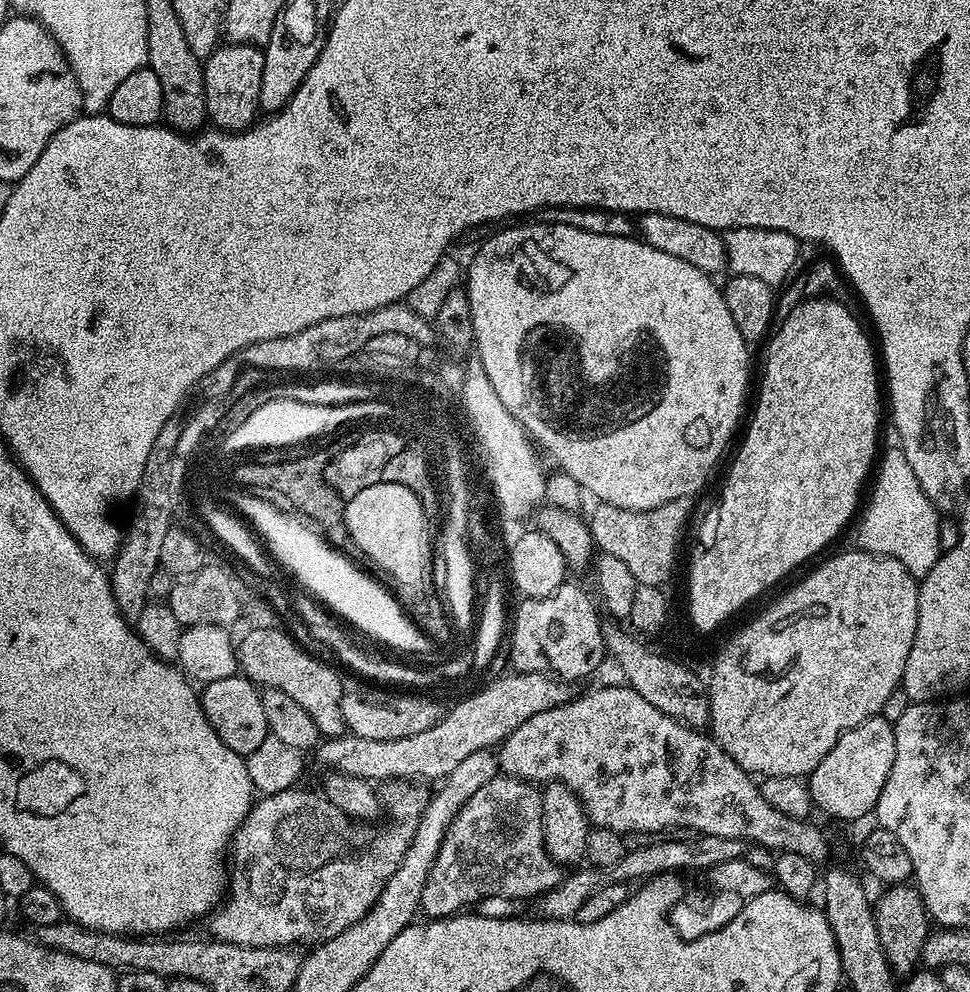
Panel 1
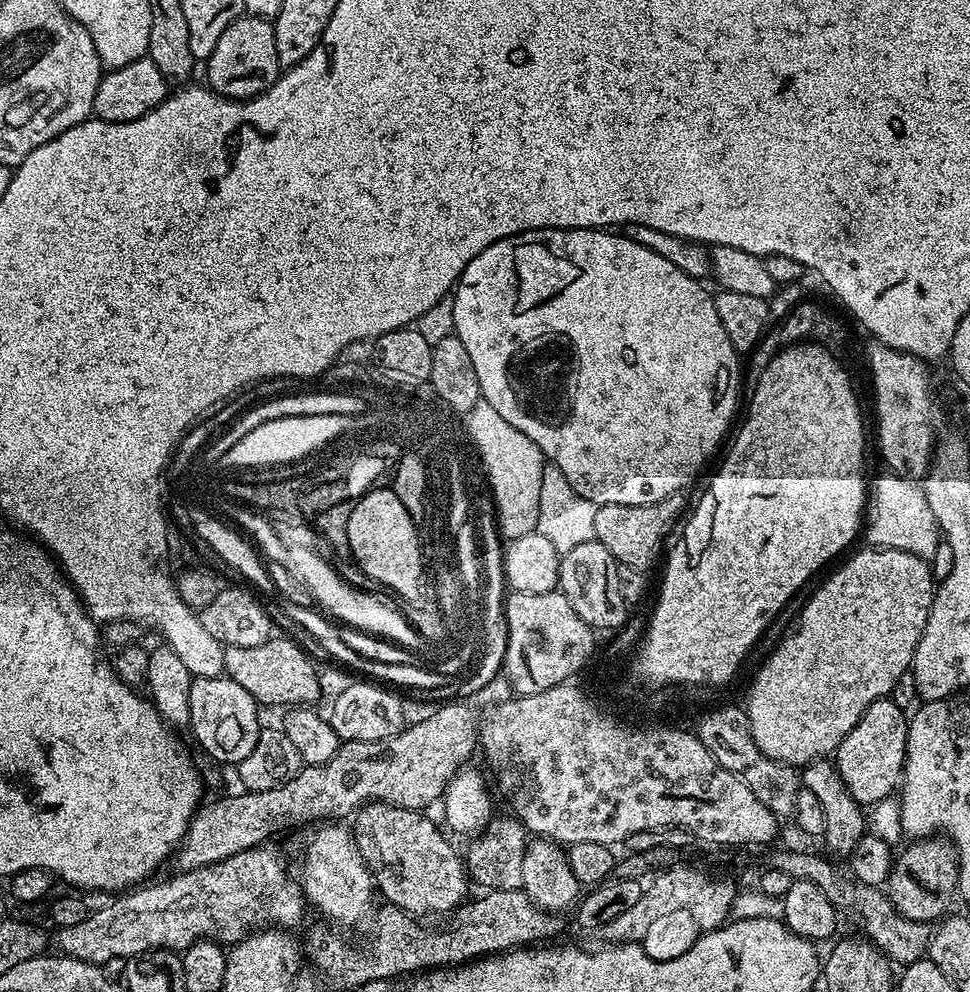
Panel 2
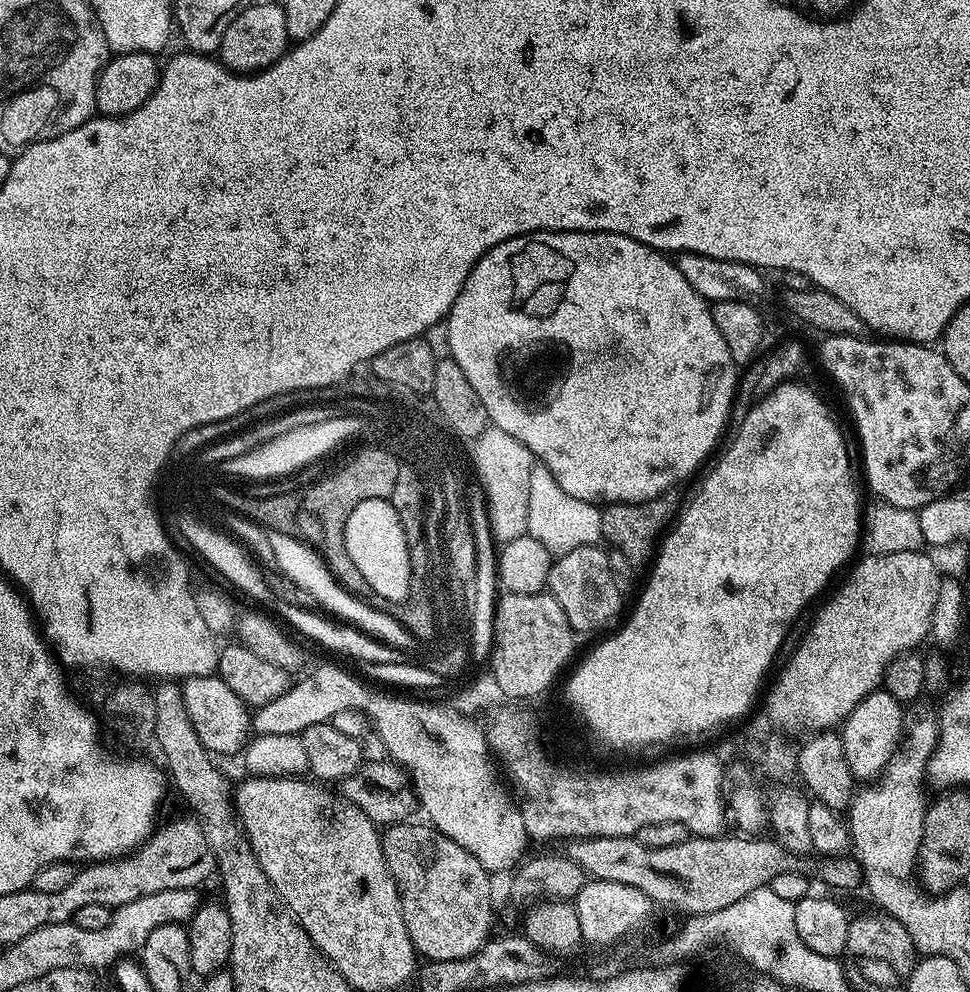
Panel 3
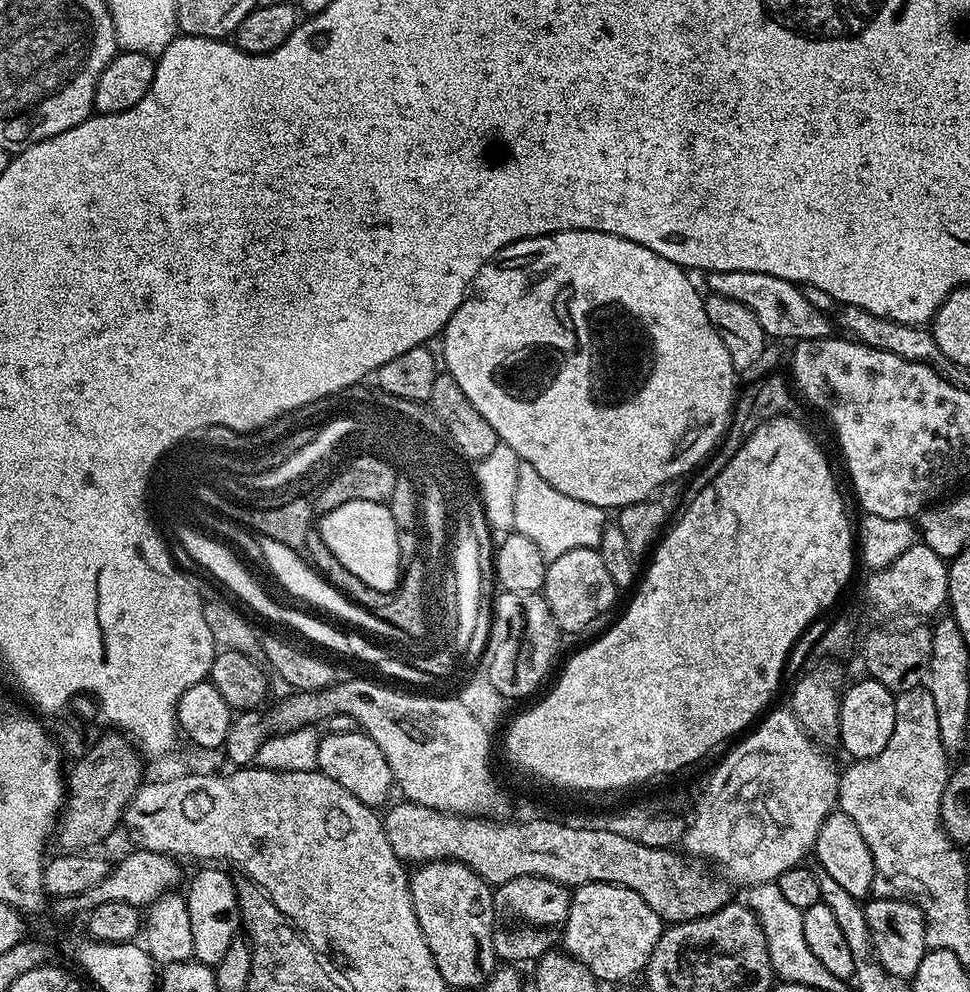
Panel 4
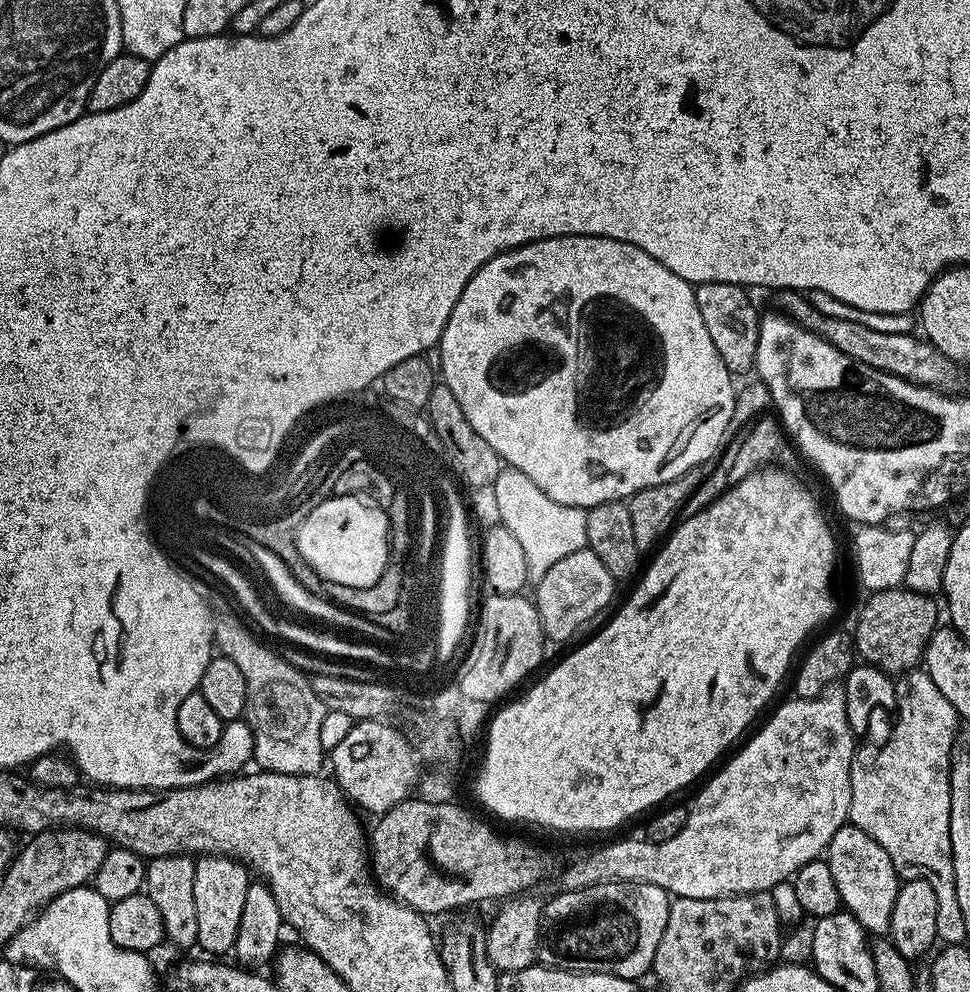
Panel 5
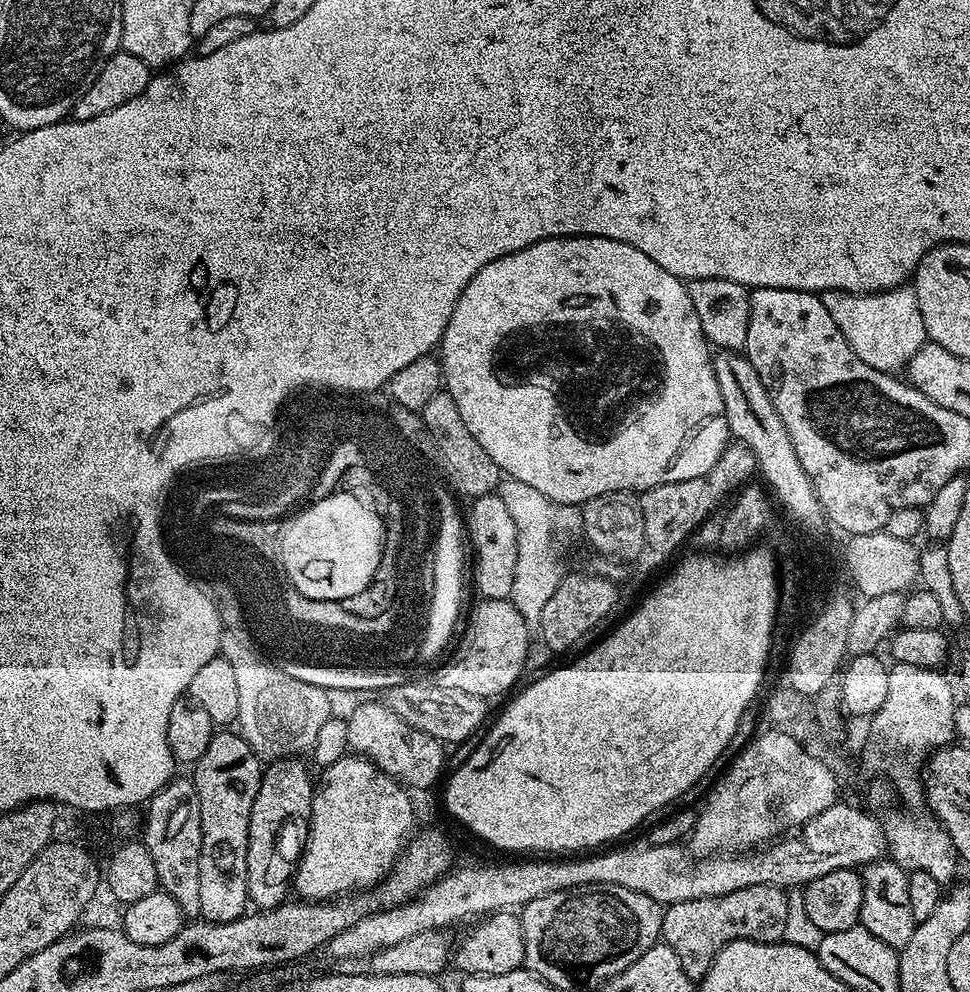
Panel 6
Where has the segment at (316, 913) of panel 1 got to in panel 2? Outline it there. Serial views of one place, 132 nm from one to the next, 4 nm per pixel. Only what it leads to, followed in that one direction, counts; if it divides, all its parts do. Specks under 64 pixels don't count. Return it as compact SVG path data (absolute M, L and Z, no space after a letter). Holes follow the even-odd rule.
M272 846L247 848L224 860L195 868L189 872L175 874L161 884L145 883L135 890L117 895L113 904L105 908L89 911L86 922L78 926L59 929L54 936L54 948L57 953L73 956L87 964L108 966L111 960L123 961L129 956L140 956L154 948L183 950L199 940L215 940L224 946L237 944L253 930L268 930L275 926L284 930L288 924L296 924L304 916L306 901L304 890L299 883L292 881L280 852Z

